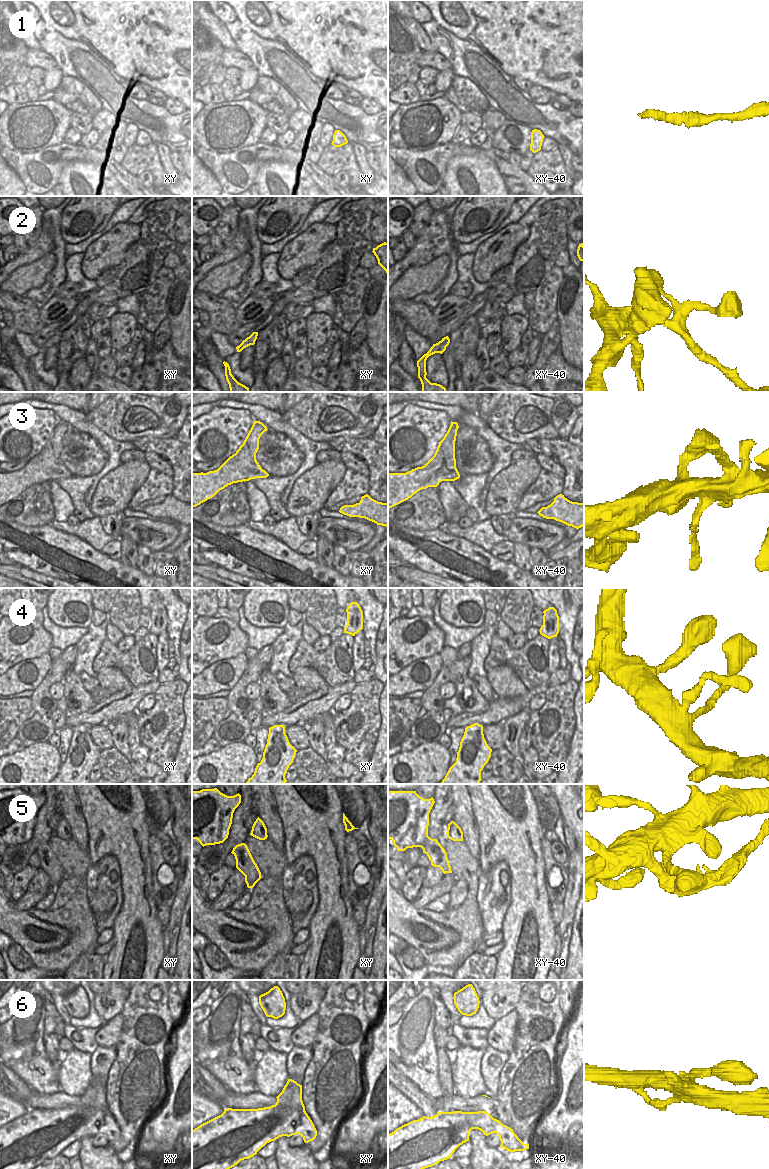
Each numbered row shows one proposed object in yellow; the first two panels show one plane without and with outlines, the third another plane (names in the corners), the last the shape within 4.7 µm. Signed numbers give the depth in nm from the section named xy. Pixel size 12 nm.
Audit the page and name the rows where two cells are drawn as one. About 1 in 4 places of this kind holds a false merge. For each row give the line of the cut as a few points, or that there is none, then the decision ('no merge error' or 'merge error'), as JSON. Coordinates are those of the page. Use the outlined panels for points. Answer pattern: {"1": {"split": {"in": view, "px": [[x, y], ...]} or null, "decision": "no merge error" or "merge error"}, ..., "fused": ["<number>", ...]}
{"1": {"split": null, "decision": "no merge error"}, "2": {"split": null, "decision": "no merge error"}, "3": {"split": null, "decision": "no merge error"}, "4": {"split": null, "decision": "no merge error"}, "5": {"split": null, "decision": "no merge error"}, "6": {"split": null, "decision": "no merge error"}, "fused": []}

